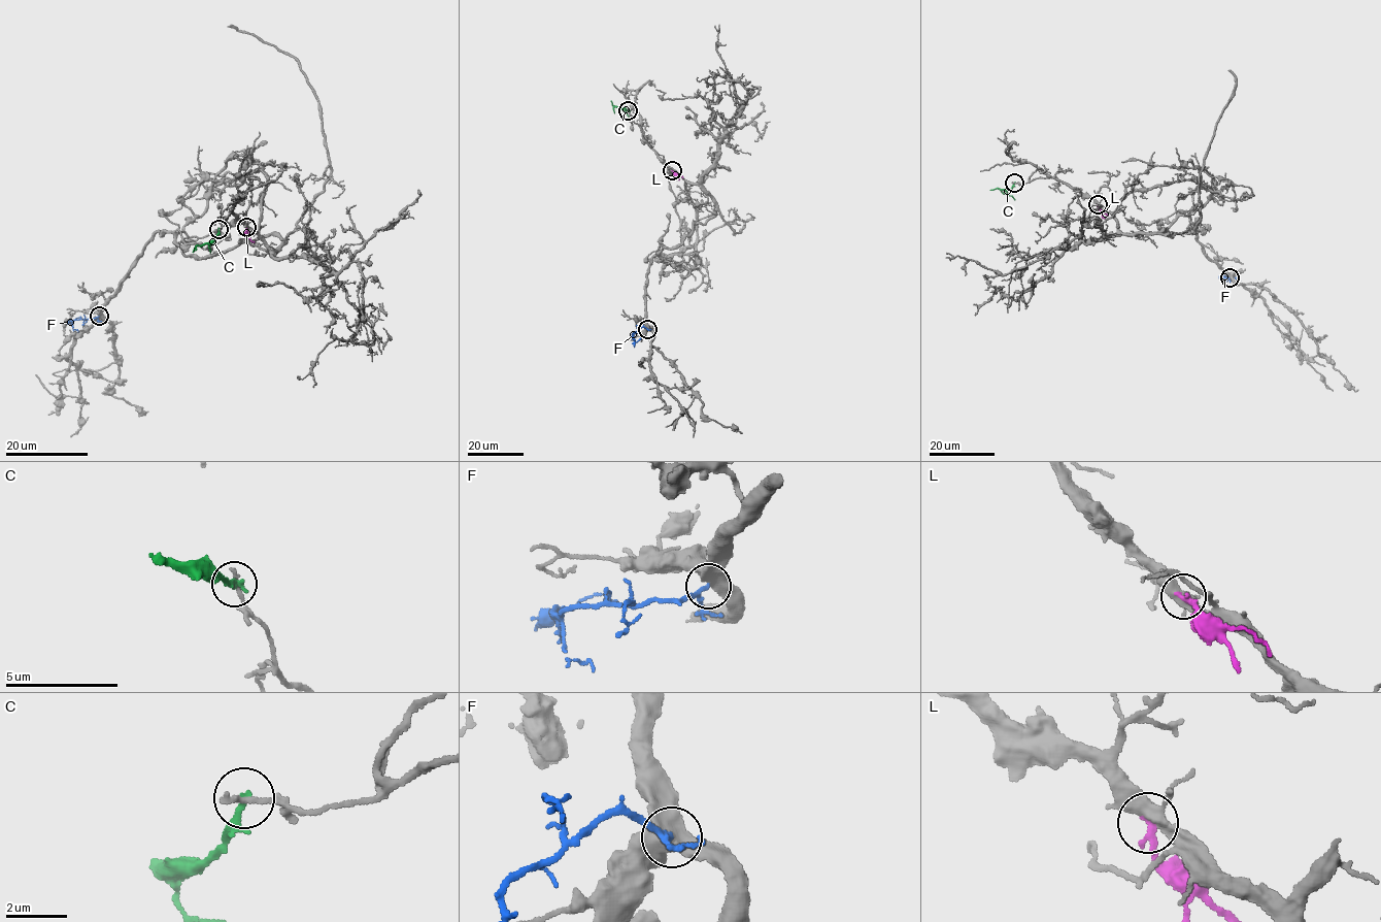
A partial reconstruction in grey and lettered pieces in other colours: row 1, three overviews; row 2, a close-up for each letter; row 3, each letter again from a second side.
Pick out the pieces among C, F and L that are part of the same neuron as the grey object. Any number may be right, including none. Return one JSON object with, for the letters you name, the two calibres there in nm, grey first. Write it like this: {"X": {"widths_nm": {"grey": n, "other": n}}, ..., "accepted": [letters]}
{"accepted": []}

